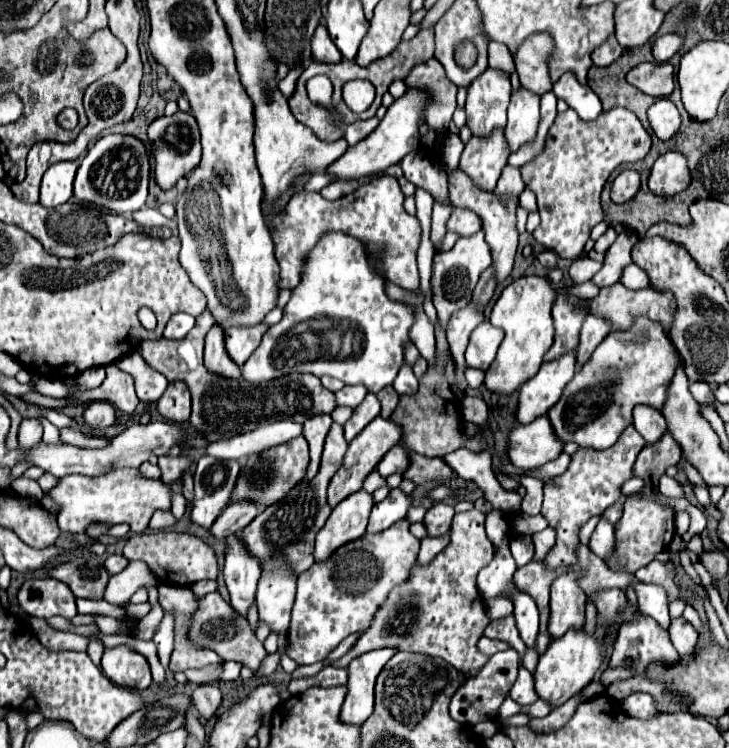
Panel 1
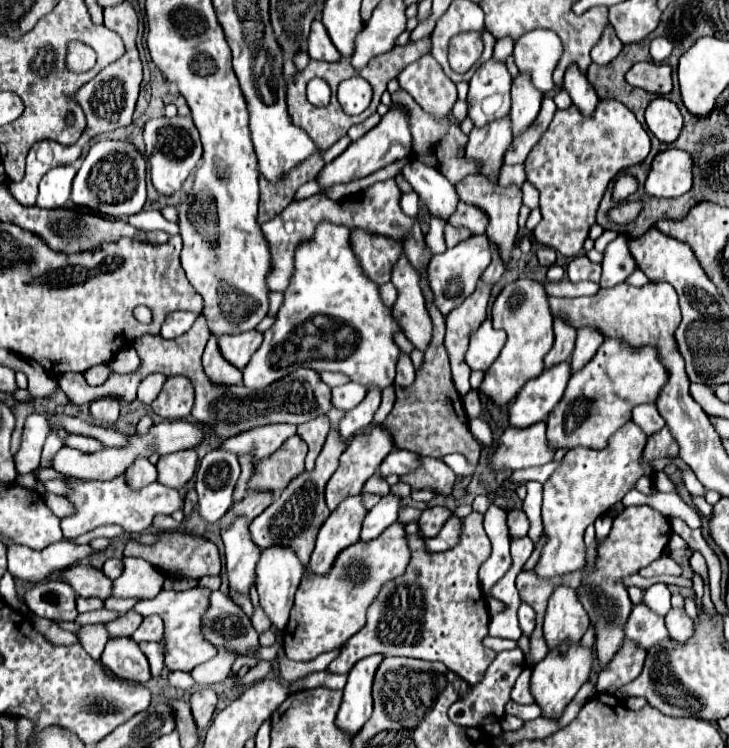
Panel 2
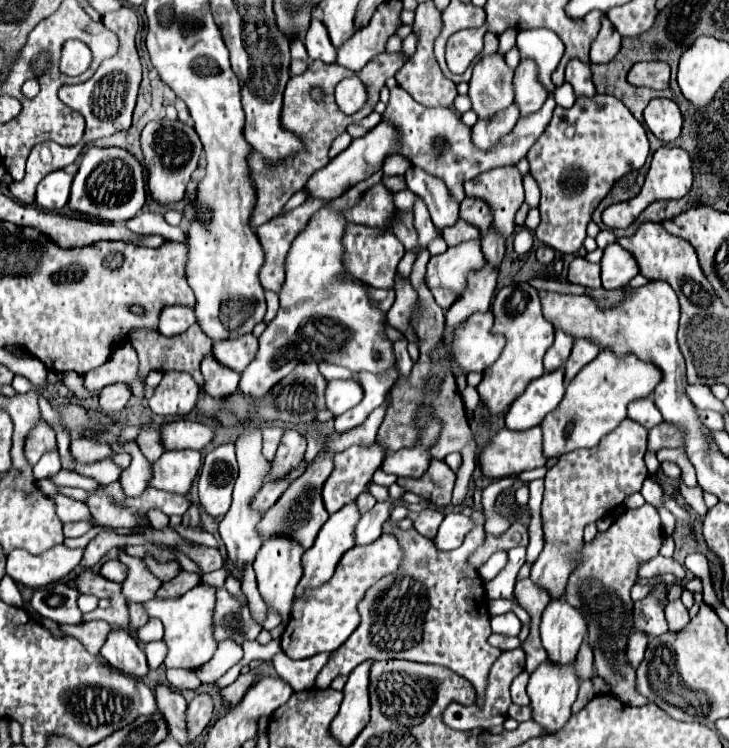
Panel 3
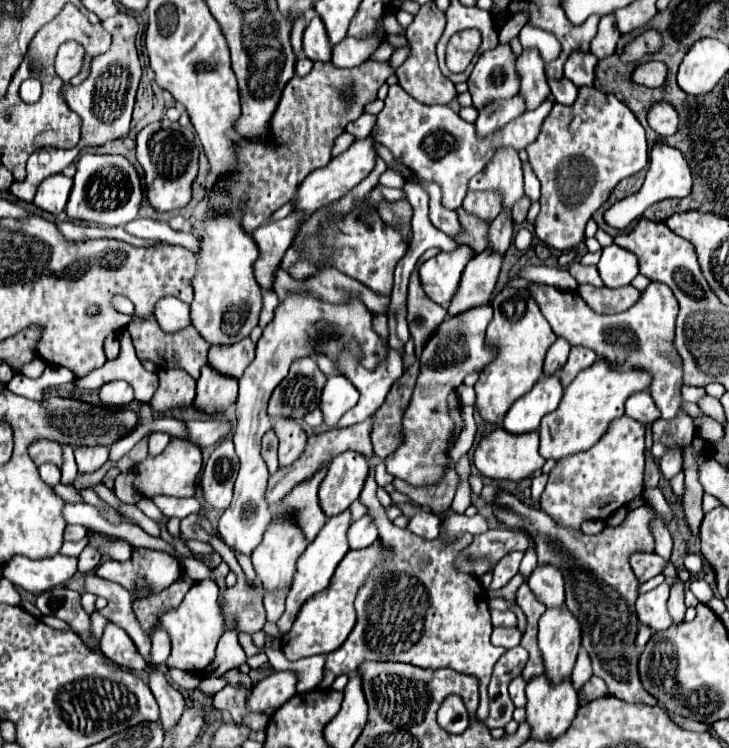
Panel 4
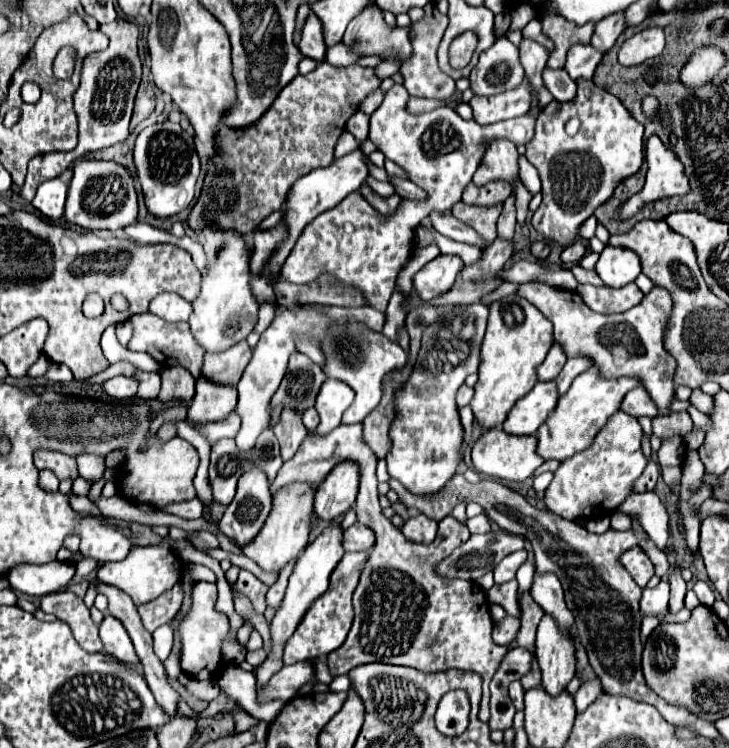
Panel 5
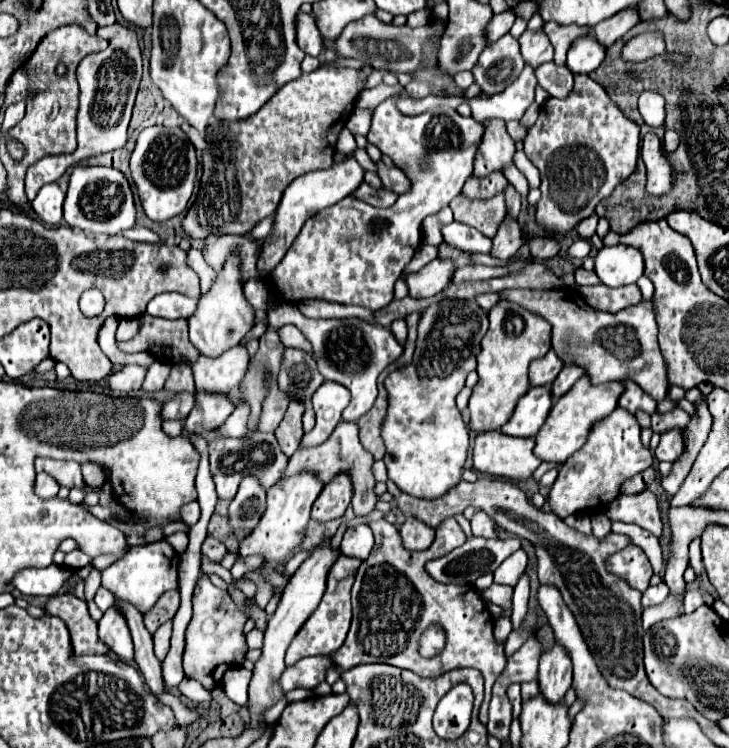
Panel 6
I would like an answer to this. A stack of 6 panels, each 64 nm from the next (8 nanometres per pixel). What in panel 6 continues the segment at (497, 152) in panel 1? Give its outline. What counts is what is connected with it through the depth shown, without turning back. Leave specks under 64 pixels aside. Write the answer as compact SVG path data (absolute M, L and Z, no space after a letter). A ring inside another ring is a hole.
M524 66L520 76L504 90L494 94L488 100L468 100L472 106L474 120L488 120L488 118L502 118L502 120L520 120L526 108L534 102L536 90L536 76L532 66Z

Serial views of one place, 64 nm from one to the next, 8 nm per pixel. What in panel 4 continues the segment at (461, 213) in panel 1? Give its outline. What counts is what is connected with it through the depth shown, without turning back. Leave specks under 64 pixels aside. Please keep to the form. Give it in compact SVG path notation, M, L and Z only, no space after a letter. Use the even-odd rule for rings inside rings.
M468 190L462 206L464 206L466 212L476 214L482 220L490 222L502 210L502 196L500 196L500 192L492 192L492 190L490 192L474 192L474 190Z

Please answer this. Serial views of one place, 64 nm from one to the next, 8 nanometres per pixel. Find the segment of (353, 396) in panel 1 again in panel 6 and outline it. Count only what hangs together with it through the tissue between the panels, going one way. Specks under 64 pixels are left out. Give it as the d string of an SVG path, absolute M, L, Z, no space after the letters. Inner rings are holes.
M322 382L322 386L312 396L312 406L316 412L316 426L312 432L304 434L300 448L318 446L328 440L336 424L340 422L342 410L348 406L350 392L336 382Z

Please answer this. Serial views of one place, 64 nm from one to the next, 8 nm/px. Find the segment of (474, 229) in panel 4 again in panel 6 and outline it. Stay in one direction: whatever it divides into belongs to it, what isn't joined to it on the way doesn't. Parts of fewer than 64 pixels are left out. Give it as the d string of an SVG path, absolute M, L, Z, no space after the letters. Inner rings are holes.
M460 194L456 196L456 200L452 200L450 208L454 212L456 222L472 226L490 239L497 233L507 213L504 194L498 194L488 200L470 200Z

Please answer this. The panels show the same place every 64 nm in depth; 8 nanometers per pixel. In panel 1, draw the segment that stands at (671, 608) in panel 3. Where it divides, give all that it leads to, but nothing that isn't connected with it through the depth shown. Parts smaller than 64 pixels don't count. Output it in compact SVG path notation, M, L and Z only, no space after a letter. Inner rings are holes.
M682 616L670 620L668 632L670 632L670 640L672 640L674 648L676 648L680 654L688 654L688 652L694 652L694 650L696 650L696 646L698 646L698 632L696 632L694 626L692 626L688 620L684 620Z

